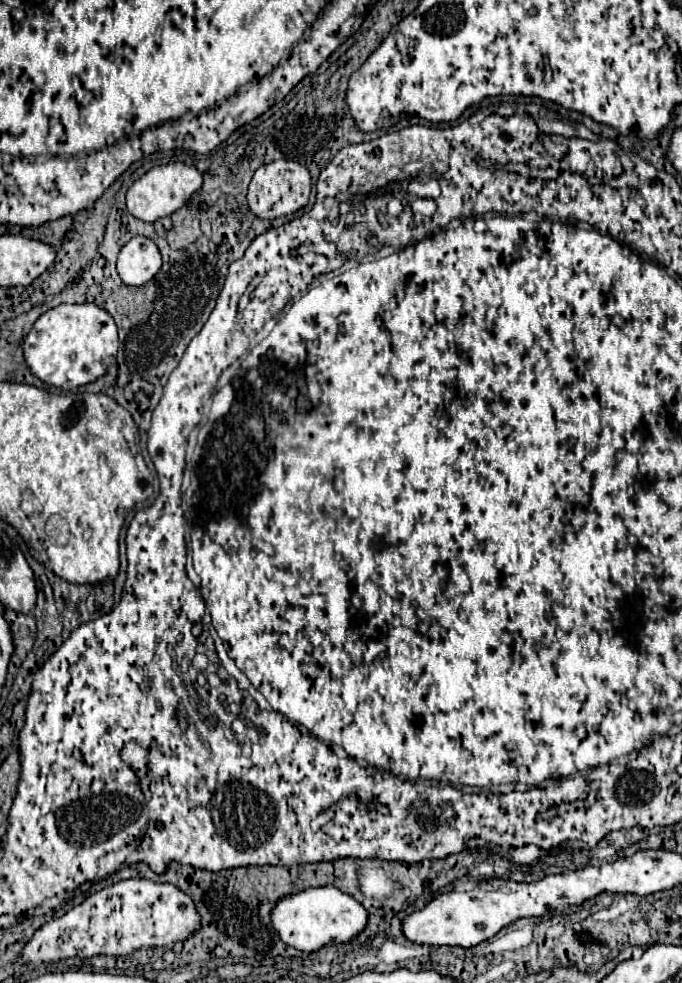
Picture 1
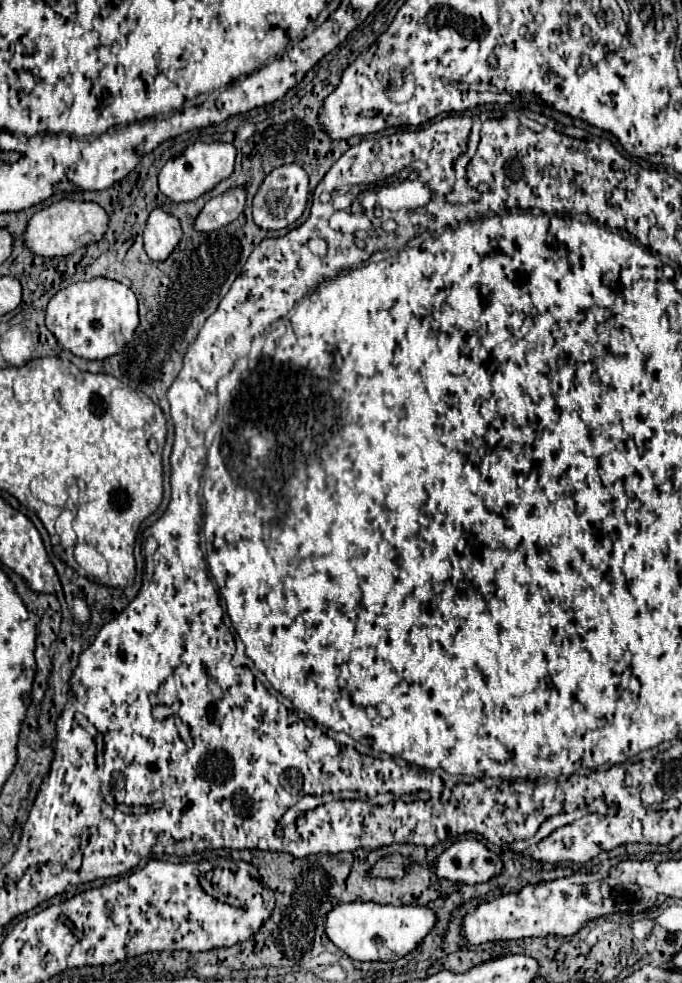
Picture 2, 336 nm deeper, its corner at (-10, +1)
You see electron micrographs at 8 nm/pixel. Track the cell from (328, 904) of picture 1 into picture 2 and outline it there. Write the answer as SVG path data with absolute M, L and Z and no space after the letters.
M347 902L337 904L325 914L325 934L353 960L397 960L425 938L433 928L435 914L419 906L391 906L377 902Z

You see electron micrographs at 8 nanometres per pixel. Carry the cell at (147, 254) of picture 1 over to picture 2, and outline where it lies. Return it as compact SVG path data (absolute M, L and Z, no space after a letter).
M155 208L149 214L145 232L143 232L143 242L145 242L145 252L153 262L163 262L171 256L175 246L181 240L181 226L175 216L165 214L161 208Z

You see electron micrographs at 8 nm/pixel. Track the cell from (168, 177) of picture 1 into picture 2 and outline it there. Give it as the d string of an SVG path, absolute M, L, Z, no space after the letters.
M195 142L191 144L181 156L171 158L159 172L159 190L163 196L167 196L171 202L191 202L205 192L213 190L221 180L229 178L235 164L235 148L233 144L223 142Z

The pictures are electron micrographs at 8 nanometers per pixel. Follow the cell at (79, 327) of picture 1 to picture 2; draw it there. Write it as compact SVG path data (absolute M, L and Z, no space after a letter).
M93 278L75 282L51 298L45 310L45 326L53 332L63 350L85 360L105 360L119 354L119 350L133 338L135 328L139 326L137 298L131 288L115 280Z

